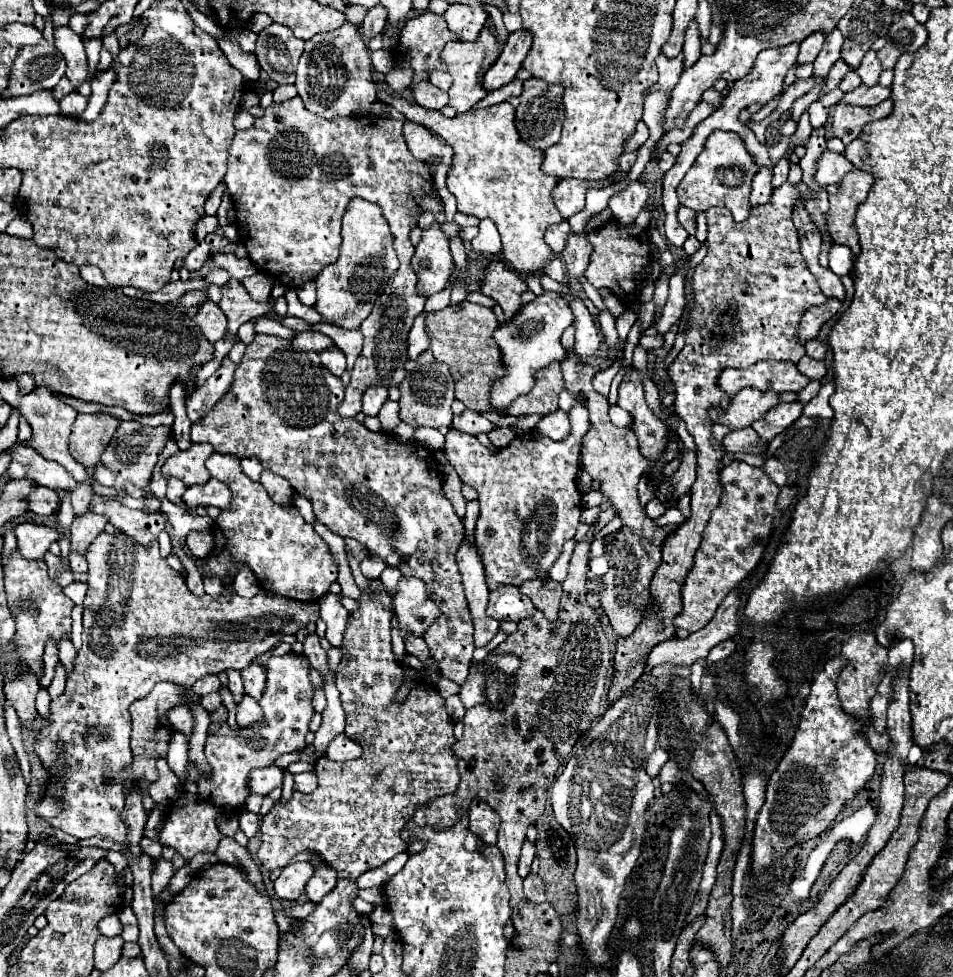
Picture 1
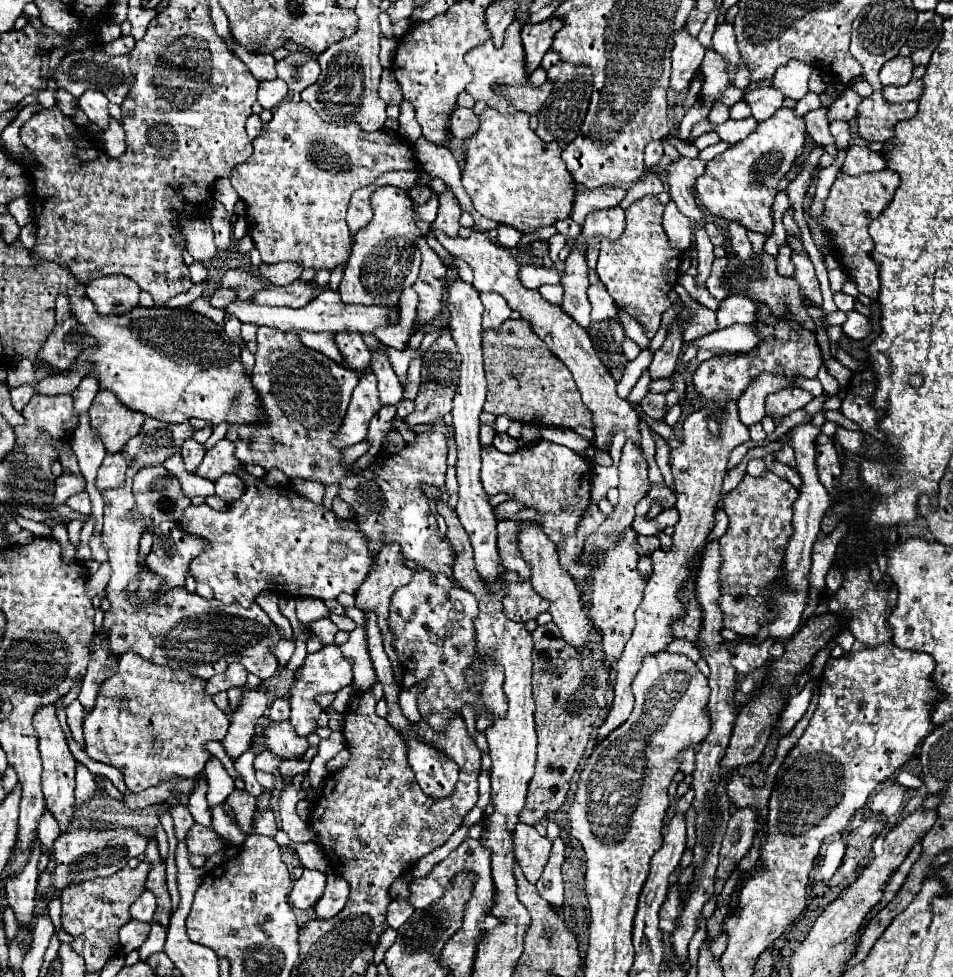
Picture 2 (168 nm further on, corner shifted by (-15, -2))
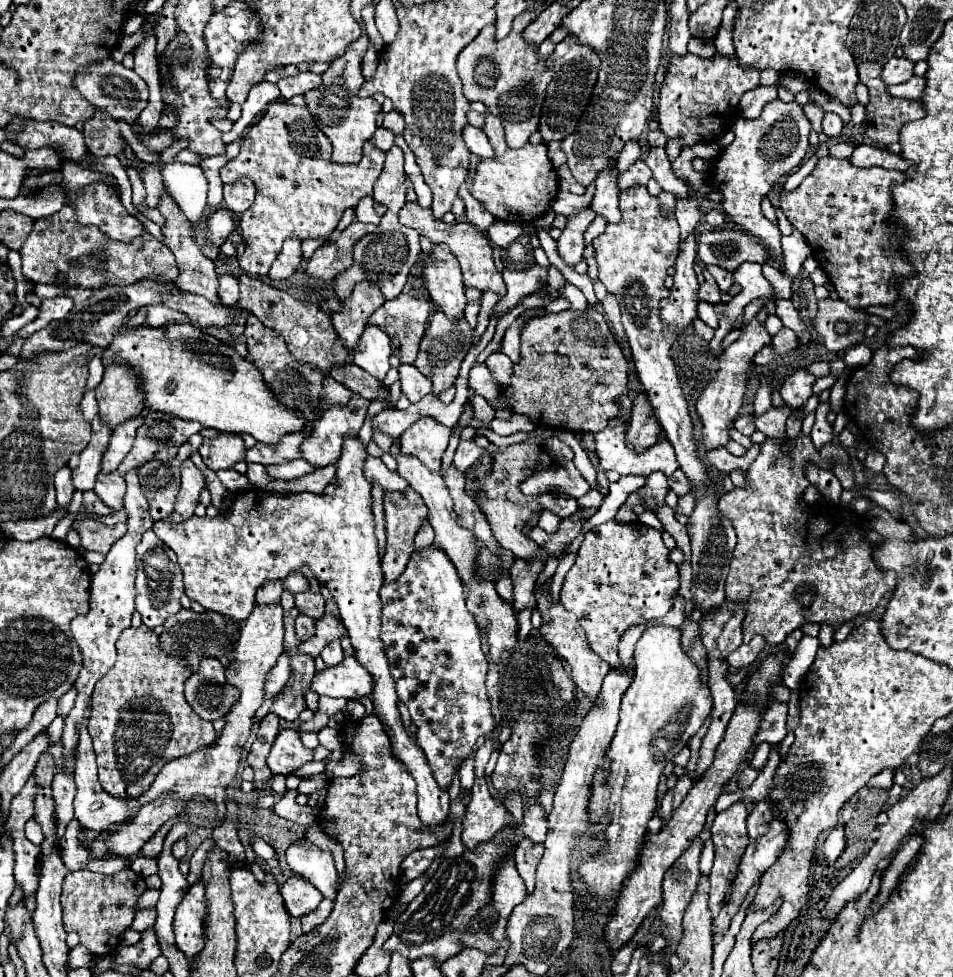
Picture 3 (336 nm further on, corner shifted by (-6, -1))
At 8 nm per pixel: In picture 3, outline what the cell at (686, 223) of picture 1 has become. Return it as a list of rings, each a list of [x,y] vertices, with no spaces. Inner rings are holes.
[[[712,230],[700,234],[698,258],[706,266],[714,264],[728,272],[736,272],[744,262],[768,262],[768,250],[752,234],[742,230]]]

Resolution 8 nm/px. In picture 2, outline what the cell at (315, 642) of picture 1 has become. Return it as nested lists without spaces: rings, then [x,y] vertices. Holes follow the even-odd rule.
[[[319,619],[315,623],[309,623],[309,627],[321,639],[323,645],[333,645],[335,643],[335,635],[337,635],[339,629],[335,627],[335,623],[331,623],[331,619]]]

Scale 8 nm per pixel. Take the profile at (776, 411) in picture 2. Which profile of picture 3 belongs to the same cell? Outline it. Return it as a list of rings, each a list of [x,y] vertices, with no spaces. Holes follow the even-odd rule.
[[[796,370],[794,374],[790,374],[784,380],[784,384],[780,388],[782,400],[786,404],[790,404],[794,410],[798,410],[812,396],[814,382],[816,382],[816,376],[812,376],[808,370]]]

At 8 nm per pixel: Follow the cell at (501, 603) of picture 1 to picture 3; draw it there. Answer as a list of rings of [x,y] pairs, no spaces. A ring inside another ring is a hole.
[[[516,560],[512,570],[510,570],[512,586],[514,586],[514,610],[524,610],[524,608],[534,608],[536,598],[534,598],[534,566],[530,562]]]

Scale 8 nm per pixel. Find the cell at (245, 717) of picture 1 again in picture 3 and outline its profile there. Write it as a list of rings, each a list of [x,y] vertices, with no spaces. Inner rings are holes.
[[[282,730],[270,750],[268,766],[272,774],[294,774],[298,768],[314,760],[314,752],[306,748],[296,730]]]

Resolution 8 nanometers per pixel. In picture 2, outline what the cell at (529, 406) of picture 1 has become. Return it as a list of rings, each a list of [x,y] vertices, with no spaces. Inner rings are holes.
[[[507,319],[497,329],[485,329],[483,357],[487,375],[485,411],[493,415],[507,415],[513,421],[535,427],[593,427],[591,413],[581,401],[571,371],[555,355],[551,355],[551,351],[547,351],[543,339],[533,333],[525,319]]]

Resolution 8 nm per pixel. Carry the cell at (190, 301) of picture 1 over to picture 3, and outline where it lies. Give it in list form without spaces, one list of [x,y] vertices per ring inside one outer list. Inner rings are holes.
[[[224,274],[220,276],[220,300],[224,306],[234,306],[238,302],[238,278]]]

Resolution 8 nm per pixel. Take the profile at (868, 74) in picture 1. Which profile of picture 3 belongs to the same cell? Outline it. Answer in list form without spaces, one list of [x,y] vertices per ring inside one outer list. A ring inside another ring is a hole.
[[[890,58],[882,70],[882,80],[886,84],[902,84],[914,76],[914,62],[908,58]]]

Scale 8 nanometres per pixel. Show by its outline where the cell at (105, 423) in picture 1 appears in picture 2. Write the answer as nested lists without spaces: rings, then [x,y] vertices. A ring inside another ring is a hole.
[[[99,391],[89,409],[91,429],[99,435],[107,453],[119,453],[127,439],[135,437],[145,421],[143,413],[125,407],[111,391]]]

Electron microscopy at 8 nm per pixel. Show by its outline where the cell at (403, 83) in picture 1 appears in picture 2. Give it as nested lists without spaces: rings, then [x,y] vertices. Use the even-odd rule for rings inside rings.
[[[401,101],[401,117],[399,117],[399,133],[409,141],[415,143],[421,137],[421,127],[415,119],[415,109],[411,107],[411,103]]]

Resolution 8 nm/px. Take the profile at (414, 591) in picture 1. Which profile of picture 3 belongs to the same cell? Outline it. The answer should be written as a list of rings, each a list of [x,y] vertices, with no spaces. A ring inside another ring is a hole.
[[[426,546],[410,556],[410,562],[402,576],[390,586],[382,586],[382,644],[390,664],[390,674],[396,682],[398,698],[408,706],[412,722],[418,726],[418,742],[424,750],[428,764],[434,772],[438,786],[450,788],[458,768],[476,750],[476,740],[490,734],[496,728],[494,716],[490,714],[490,702],[486,696],[486,672],[488,662],[480,646],[480,632],[474,616],[466,610],[462,582],[454,564],[442,550]]]

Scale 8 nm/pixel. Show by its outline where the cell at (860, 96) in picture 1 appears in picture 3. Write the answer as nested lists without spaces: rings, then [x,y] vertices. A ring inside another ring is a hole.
[[[912,76],[908,82],[904,84],[898,84],[898,86],[888,86],[890,94],[892,96],[898,96],[898,98],[908,98],[908,100],[920,100],[922,94],[924,94],[924,86],[926,80],[920,78],[920,76]]]

